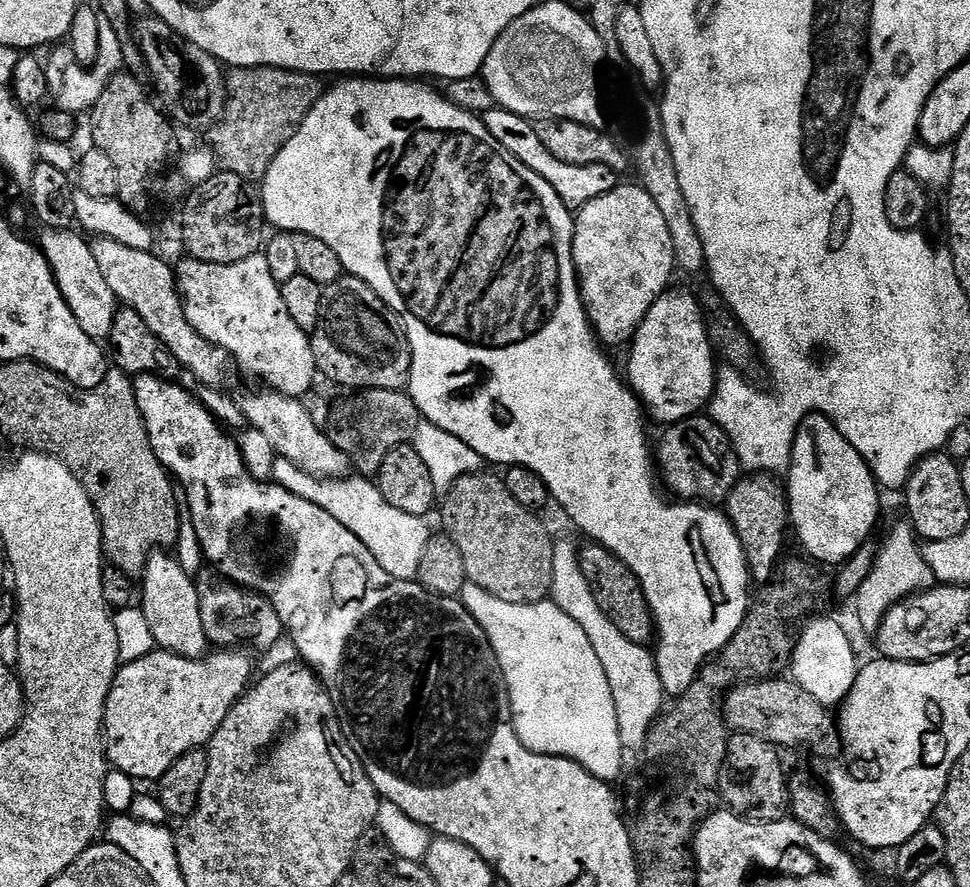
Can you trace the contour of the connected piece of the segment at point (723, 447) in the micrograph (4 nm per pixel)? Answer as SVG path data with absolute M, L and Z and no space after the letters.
M697 414L688 417L687 420L680 420L677 424L665 427L663 432L660 449L657 447L654 452L658 476L663 487L673 497L684 502L703 502L709 506L723 505L730 490L742 476L740 460L728 435L708 414Z

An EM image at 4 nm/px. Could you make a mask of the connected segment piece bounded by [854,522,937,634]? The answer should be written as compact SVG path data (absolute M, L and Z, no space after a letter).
M903 523L894 525L885 534L884 541L879 541L872 572L866 578L866 582L862 582L859 592L854 597L856 608L860 611L860 624L869 634L879 632L885 612L893 608L898 601L937 583L930 566L926 566L921 545L911 523Z

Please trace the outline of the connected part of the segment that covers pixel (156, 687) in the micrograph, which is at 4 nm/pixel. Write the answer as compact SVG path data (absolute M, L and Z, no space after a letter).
M155 650L146 654L145 657L138 658L137 661L132 661L129 664L121 663L120 669L116 671L114 682L110 686L110 694L106 698L106 706L104 707L104 747L108 754L109 765L113 769L131 776L136 782L141 782L141 780L156 782L159 781L162 774L166 774L166 770L170 770L170 766L174 766L174 762L178 762L178 758L182 758L182 754L203 749L218 730L218 726L222 726L226 714L230 714L230 710L236 705L237 700L247 693L253 683L252 660L247 654L249 655L244 650L216 650L203 658L193 658L191 656L180 656L177 652Z

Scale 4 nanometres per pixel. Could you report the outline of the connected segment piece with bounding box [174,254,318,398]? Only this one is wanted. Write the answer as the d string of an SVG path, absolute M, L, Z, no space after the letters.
M257 254L250 258L242 258L242 262L234 262L233 264L204 264L200 260L184 258L179 265L175 265L176 287L180 289L180 298L184 302L184 313L190 322L190 326L194 326L194 330L200 333L202 338L206 338L214 346L218 346L245 372L248 376L257 376L260 380L265 380L267 387L274 392L280 392L283 396L291 396L293 398L304 398L304 395L312 388L312 383L318 380L316 371L316 363L314 362L314 354L312 353L312 342L309 333L302 331L294 318L290 318L290 312L286 310L286 302L282 302L282 294L280 293L280 285L276 283L274 274L270 274L270 266L266 266L266 258L263 254Z

